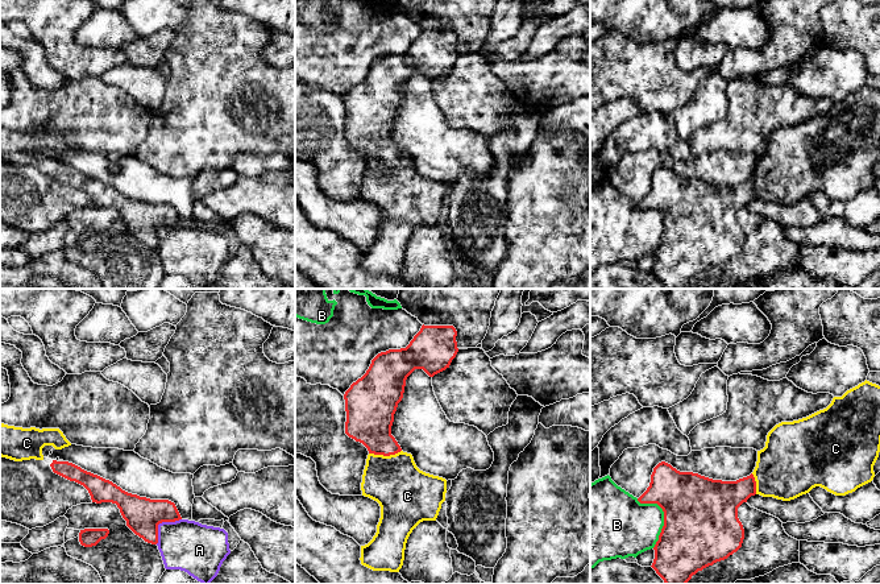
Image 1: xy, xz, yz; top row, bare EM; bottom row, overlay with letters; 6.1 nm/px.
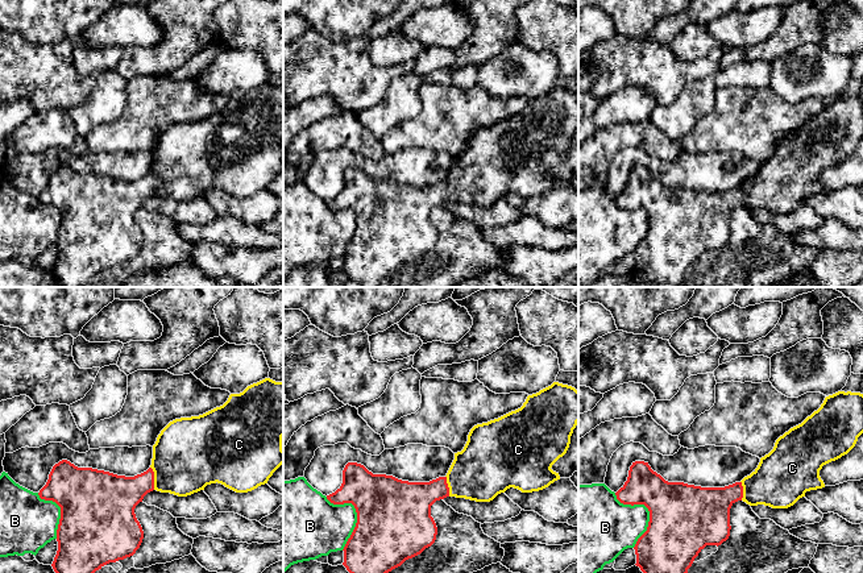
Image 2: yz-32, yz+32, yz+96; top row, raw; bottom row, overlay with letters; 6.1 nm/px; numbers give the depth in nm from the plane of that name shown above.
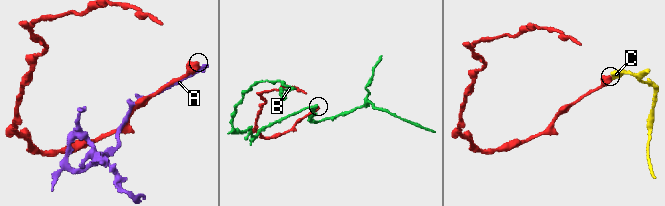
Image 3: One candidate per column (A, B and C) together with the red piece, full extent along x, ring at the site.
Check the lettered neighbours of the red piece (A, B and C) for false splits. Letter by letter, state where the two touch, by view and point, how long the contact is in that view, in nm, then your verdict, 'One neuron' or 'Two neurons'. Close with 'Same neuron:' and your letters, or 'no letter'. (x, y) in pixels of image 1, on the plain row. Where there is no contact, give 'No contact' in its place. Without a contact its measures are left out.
A: Touches red at xy (160, 227). Shared border 220 nm. Two neurons
B: Touches red at yz (664, 220). Shared border 320 nm. Two neurons
C: Touches red at xz (385, 160). Shared border 200 nm. One neuron
Same neuron: C

